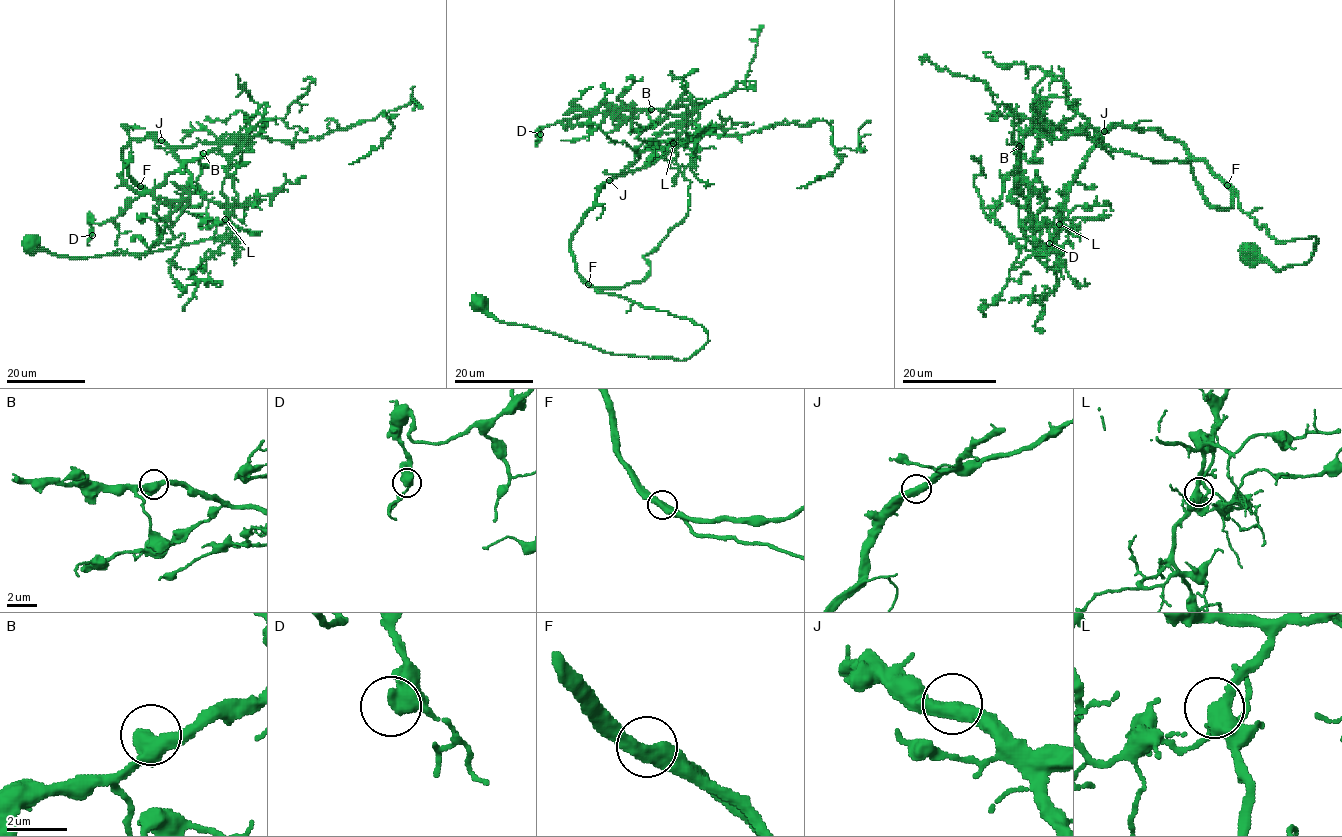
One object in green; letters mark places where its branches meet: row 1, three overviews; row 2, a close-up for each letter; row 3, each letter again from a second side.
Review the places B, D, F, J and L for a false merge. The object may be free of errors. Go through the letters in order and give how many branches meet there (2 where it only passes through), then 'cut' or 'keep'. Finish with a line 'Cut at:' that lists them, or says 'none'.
B: 2 | keep
D: 2 | keep
F: 2 | keep
J: 2 | keep
L: 2 | keep
Cut at: none

